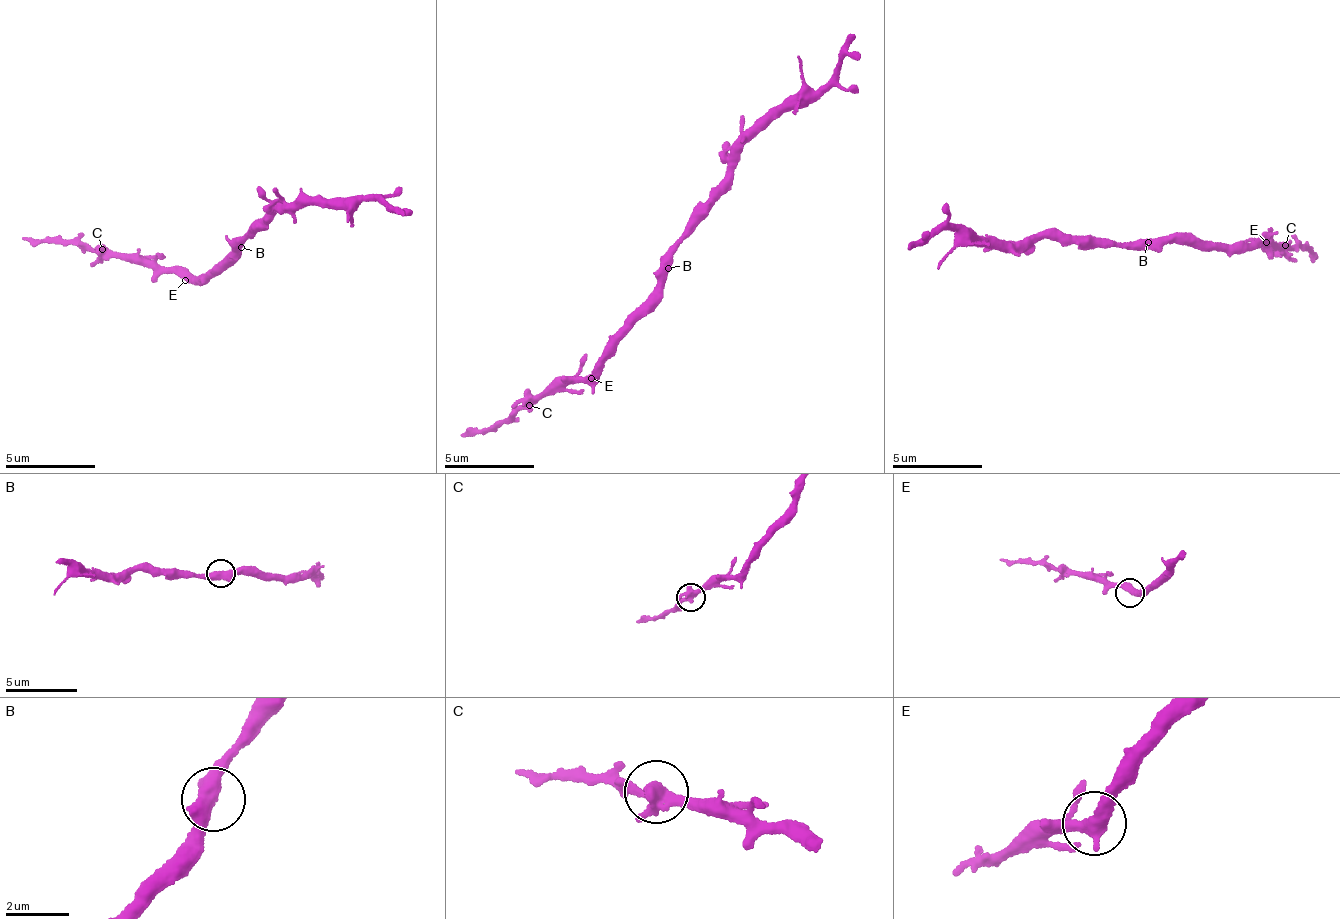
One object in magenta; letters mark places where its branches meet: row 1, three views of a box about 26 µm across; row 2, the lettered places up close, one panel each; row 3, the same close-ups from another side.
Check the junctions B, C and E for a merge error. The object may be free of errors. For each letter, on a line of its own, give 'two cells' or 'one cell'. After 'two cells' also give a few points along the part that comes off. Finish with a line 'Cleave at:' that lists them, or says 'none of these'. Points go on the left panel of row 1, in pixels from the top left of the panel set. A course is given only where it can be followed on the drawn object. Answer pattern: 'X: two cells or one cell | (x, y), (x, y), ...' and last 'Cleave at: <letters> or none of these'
B: one cell
C: two cells | (100, 250), (20, 238)
E: one cell
Cleave at: C

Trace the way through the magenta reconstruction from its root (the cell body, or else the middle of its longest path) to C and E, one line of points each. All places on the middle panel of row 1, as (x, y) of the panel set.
C: (662, 268), (662, 279), (624, 318), (593, 376), (563, 379), (528, 403)
E: (662, 268), (662, 279), (624, 318), (604, 344), (591, 378)

